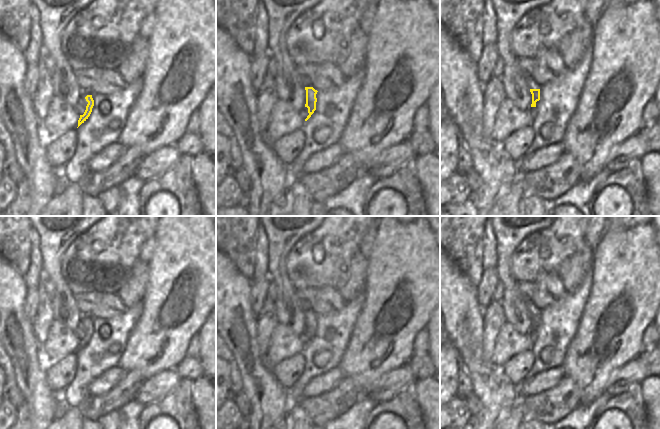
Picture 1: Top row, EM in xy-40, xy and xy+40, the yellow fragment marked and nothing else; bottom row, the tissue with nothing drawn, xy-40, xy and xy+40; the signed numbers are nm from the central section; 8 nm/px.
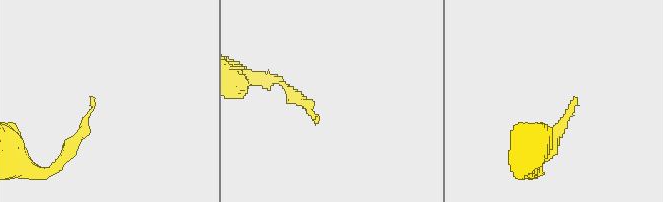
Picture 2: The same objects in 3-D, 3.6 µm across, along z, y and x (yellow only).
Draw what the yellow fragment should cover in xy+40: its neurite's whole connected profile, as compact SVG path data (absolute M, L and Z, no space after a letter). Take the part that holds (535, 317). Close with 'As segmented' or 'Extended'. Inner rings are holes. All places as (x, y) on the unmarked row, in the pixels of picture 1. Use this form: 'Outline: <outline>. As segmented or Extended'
Outline: M526 301L526 306L532 318L531 331L536 331L536 326L540 324L540 311L532 301Z. Extended

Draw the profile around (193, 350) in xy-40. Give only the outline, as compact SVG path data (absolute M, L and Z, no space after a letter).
M198 334L190 340L190 344L186 350L186 357L200 359L200 342L198 340Z

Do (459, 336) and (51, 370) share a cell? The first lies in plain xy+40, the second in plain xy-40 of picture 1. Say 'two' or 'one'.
two

